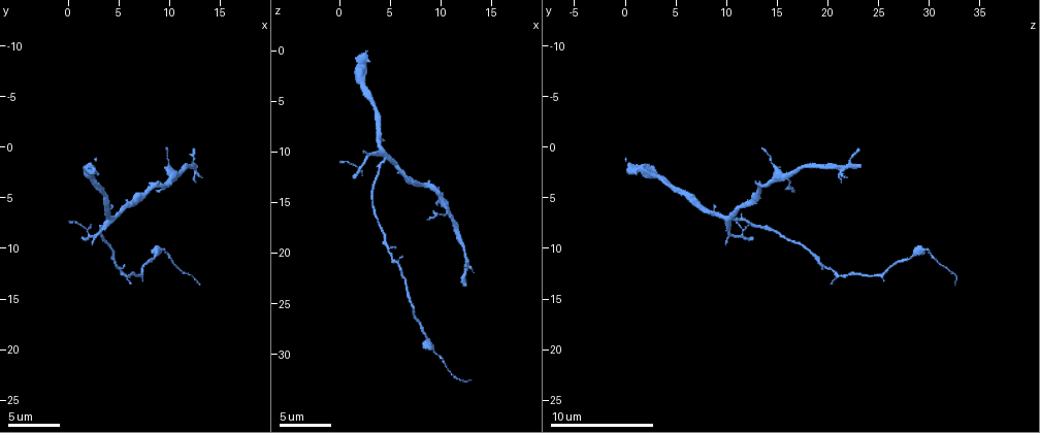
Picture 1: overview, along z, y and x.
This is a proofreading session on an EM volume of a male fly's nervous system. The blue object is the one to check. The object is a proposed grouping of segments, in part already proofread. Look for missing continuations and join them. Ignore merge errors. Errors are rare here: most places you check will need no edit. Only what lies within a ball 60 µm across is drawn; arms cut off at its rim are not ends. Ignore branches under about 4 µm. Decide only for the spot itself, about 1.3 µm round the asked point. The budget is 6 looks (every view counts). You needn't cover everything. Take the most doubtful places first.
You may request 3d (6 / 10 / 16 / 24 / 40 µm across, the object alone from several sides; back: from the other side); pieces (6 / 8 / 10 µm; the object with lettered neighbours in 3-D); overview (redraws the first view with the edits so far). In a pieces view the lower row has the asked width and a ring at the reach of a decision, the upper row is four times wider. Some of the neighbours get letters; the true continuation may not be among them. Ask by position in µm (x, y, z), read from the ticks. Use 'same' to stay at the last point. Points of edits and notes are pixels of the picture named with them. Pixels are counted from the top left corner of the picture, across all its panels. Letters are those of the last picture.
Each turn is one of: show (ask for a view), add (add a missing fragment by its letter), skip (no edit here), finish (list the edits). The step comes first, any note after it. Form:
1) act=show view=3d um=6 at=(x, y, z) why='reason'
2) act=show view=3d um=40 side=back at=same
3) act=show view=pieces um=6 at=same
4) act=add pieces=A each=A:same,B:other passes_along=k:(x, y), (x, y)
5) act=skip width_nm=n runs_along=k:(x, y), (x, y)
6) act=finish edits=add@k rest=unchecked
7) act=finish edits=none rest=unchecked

act=show view=pieces um=8 at=(1.6, 9.2, 12.6) why='an open end'

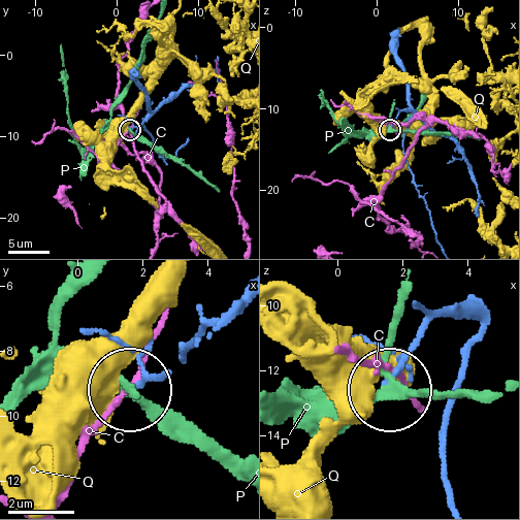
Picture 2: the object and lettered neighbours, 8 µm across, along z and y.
act=skip each=C:other,P:other,Q:other found='none of them fits'

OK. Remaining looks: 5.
act=show view=pieces um=8 at=(12.2, 2.0, 23.2) why='free end'

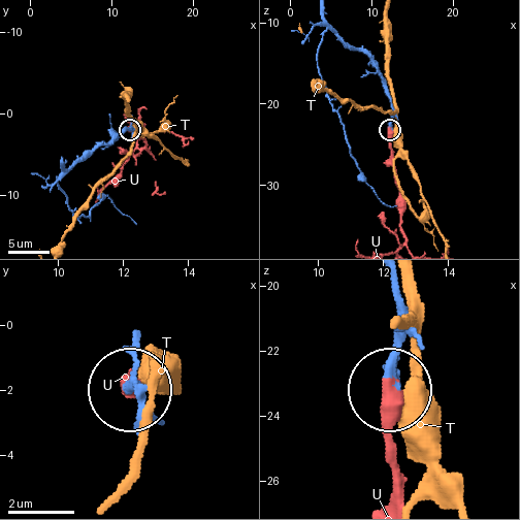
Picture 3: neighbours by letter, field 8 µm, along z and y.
act=add pieces=U each=T:other,U:same passes_along=3:(390, 106), (390, 147), (404, 242) found='the cell continues'

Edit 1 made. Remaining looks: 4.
act=show view=overview

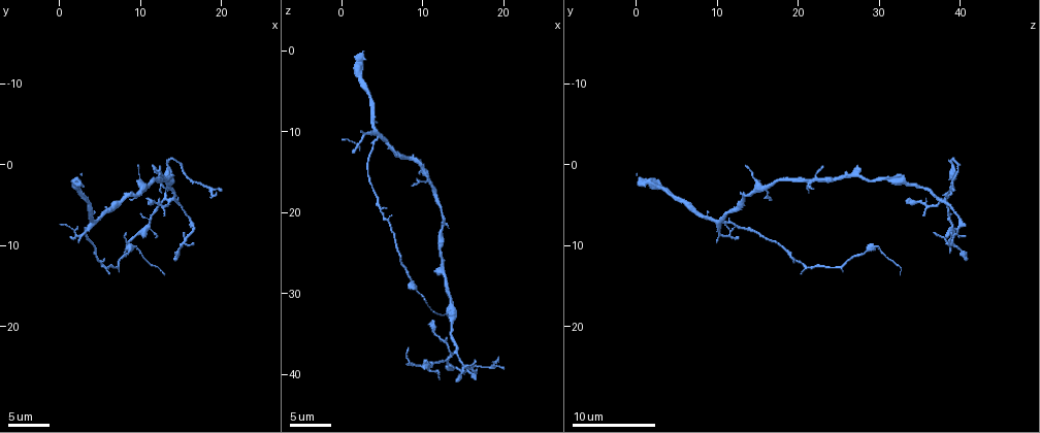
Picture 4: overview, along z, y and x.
act=show view=3d um=6 at=(14.6, 11.4, 40.8) why='an open end'

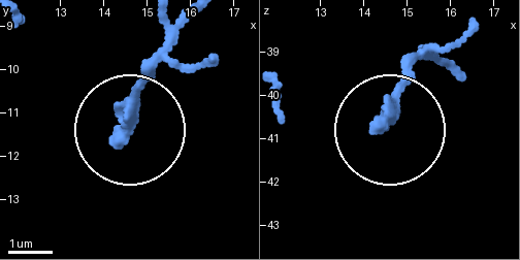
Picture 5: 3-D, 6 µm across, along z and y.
act=show view=pieces um=8 at=(14.30, 11.65, 40.70)

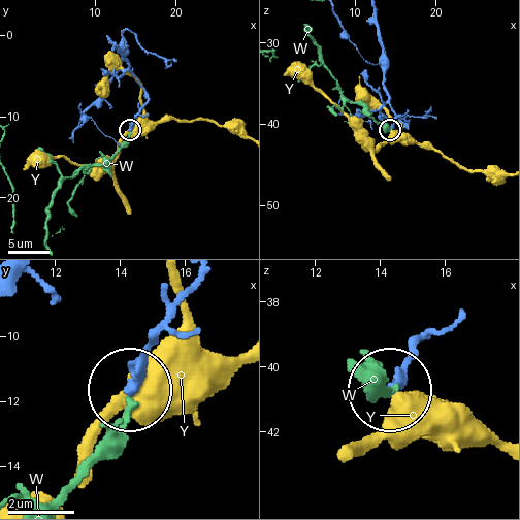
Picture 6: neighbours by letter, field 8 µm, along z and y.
act=skip each=W:other,Y:other runs_along=6:(197, 278), (141, 360), (133, 391) found='no lettered fragment goes on from it'

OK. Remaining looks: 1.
act=finish edits=add@3 rest=unchecked

